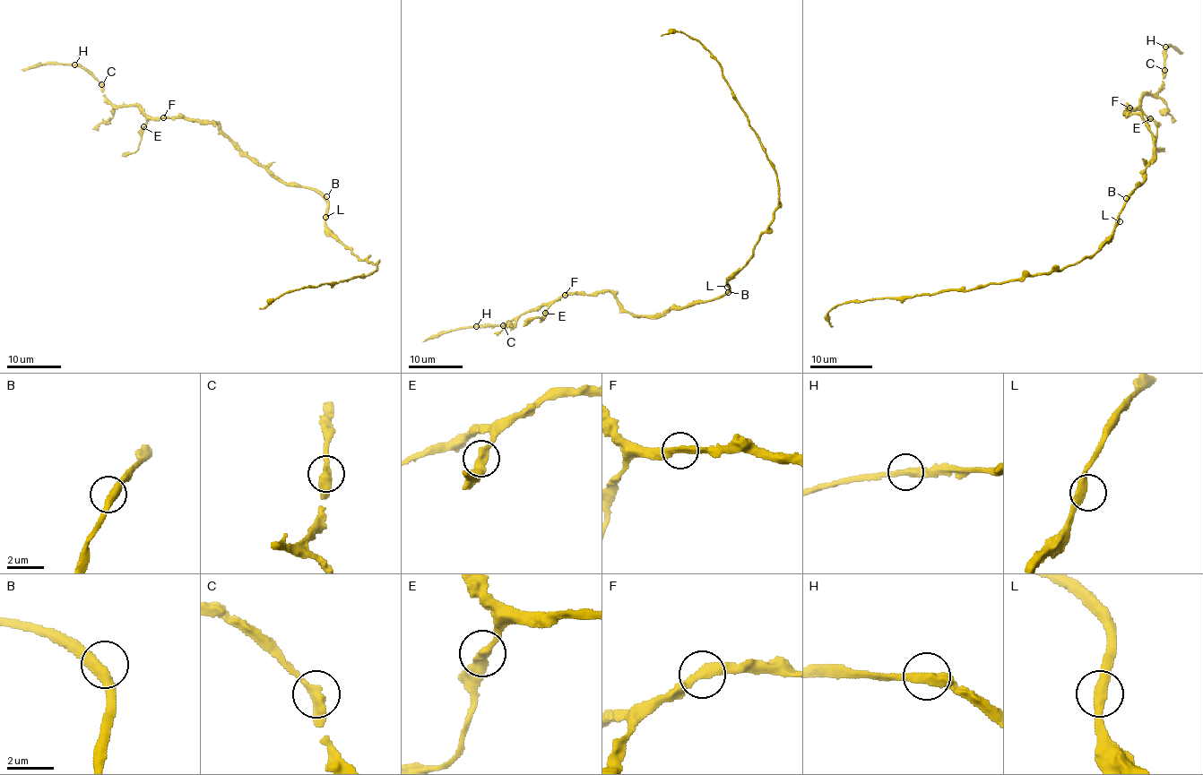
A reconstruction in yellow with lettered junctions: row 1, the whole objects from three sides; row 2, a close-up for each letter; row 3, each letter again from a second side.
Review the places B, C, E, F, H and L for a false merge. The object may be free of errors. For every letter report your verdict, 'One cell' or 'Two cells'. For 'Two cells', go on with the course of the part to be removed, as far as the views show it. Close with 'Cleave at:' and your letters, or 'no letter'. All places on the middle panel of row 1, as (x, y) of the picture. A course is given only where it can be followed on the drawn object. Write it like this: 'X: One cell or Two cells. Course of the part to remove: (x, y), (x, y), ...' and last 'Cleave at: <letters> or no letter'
B: One cell
C: One cell
E: One cell
F: One cell
H: One cell
L: One cell
Cleave at: no letter

